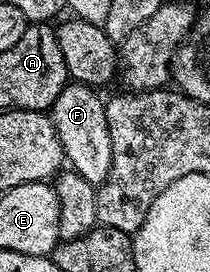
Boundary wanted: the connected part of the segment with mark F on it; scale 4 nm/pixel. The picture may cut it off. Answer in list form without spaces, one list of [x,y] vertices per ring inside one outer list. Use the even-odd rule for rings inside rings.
[[[66,84],[59,99],[55,99],[51,116],[72,172],[87,179],[87,183],[100,187],[111,171],[111,135],[107,131],[105,101],[97,93],[100,92],[96,88],[87,85]]]

